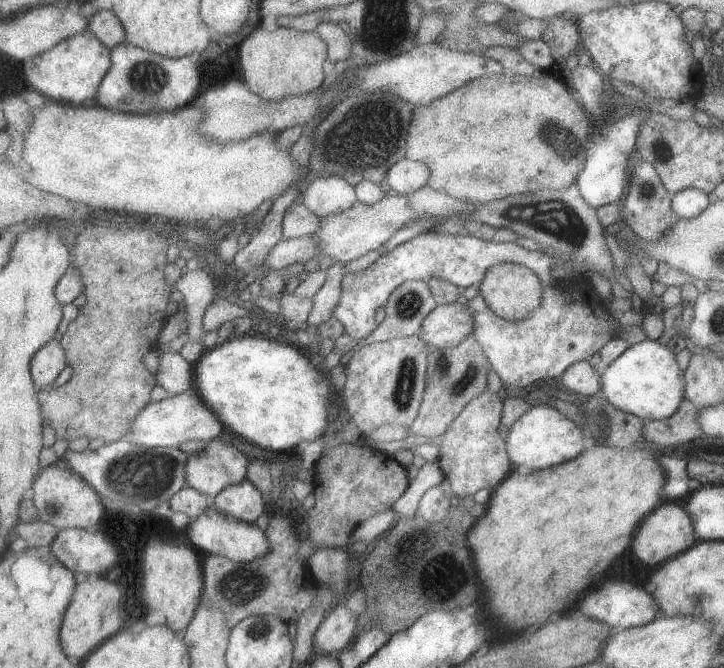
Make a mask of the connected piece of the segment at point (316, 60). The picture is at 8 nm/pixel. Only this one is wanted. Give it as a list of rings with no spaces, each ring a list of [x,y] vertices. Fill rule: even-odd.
[[[261,26],[252,33],[240,48],[244,74],[249,87],[269,101],[308,95],[324,86],[329,42],[318,32],[309,33],[281,26],[268,31]]]

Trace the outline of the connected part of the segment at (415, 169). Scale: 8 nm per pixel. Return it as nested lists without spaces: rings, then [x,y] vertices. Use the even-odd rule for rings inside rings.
[[[404,158],[389,168],[386,178],[393,192],[408,194],[425,187],[431,174],[429,165]]]

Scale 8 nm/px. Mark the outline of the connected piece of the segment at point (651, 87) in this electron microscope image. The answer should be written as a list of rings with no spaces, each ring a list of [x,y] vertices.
[[[664,1],[614,5],[576,18],[581,30],[580,50],[589,54],[610,78],[632,83],[650,96],[696,100],[702,92],[705,66],[694,58],[683,20]]]

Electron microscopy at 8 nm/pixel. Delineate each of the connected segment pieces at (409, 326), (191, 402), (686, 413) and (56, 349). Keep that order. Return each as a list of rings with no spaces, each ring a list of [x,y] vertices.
[[[423,280],[404,281],[400,286],[396,287],[394,292],[391,292],[390,298],[385,304],[385,313],[387,315],[381,322],[380,328],[375,330],[374,334],[368,337],[368,340],[364,339],[360,342],[354,337],[344,334],[337,340],[336,347],[339,352],[345,354],[351,348],[359,351],[362,350],[362,346],[368,346],[376,341],[387,341],[418,335],[422,326],[422,321],[437,307],[437,305],[427,282],[424,282]]]
[[[194,386],[188,392],[170,395],[167,399],[152,403],[135,419],[129,439],[145,447],[178,447],[192,440],[206,440],[209,443],[226,430],[228,428],[220,415],[201,396],[197,386]]]
[[[688,399],[666,420],[646,421],[643,426],[644,441],[655,442],[661,446],[684,444],[704,436],[703,428],[698,422],[699,409]]]
[[[60,340],[42,347],[33,360],[33,375],[40,390],[50,390],[58,376],[68,368],[69,356]]]

